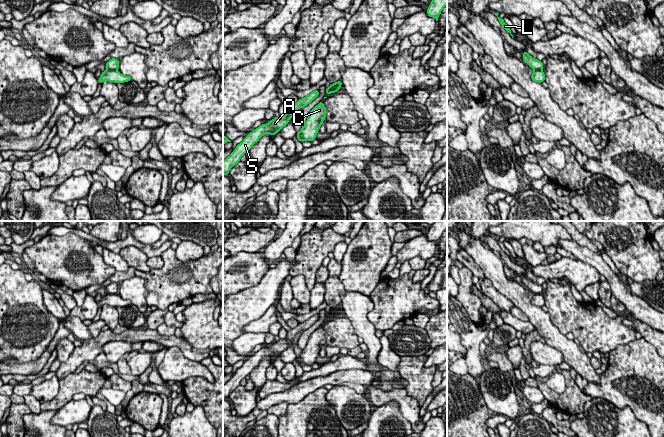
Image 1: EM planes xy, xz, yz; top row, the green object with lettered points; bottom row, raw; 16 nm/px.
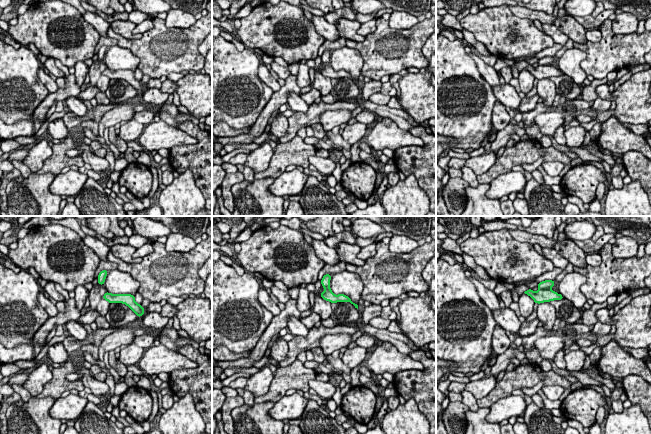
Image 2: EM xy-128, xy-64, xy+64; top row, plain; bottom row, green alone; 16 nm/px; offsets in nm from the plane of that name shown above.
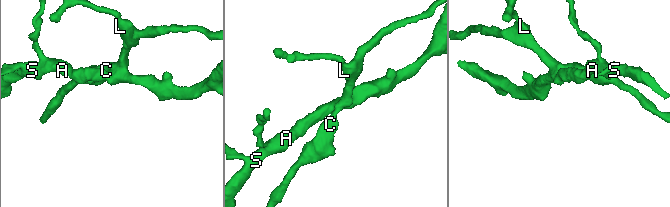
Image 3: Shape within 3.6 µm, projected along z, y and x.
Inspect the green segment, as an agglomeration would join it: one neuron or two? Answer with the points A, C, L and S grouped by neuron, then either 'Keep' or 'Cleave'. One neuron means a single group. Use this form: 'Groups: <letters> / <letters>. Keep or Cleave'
Groups: A S / C L. Cleave

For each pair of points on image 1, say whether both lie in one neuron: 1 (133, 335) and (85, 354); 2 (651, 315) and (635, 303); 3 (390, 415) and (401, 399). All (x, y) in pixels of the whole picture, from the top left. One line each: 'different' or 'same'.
1: same
2: same
3: different

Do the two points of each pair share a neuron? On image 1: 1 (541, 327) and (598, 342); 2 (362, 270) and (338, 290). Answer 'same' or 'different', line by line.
1: different
2: different

